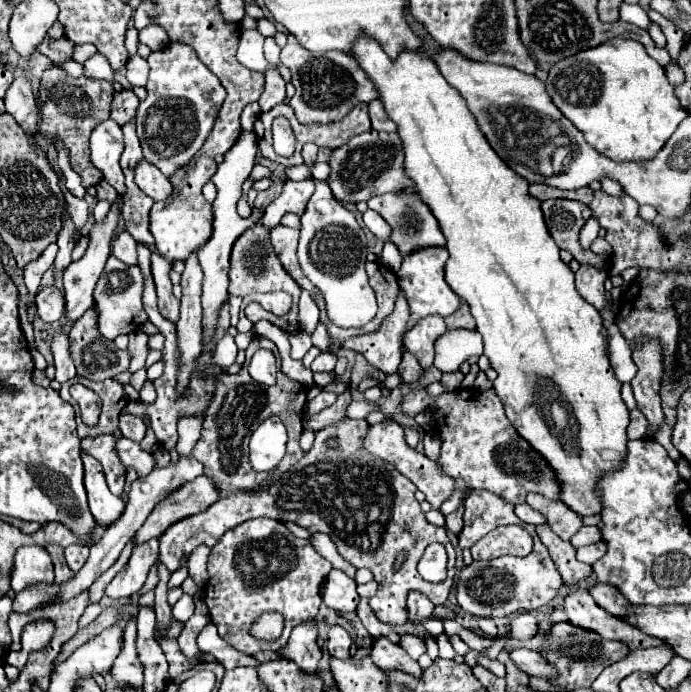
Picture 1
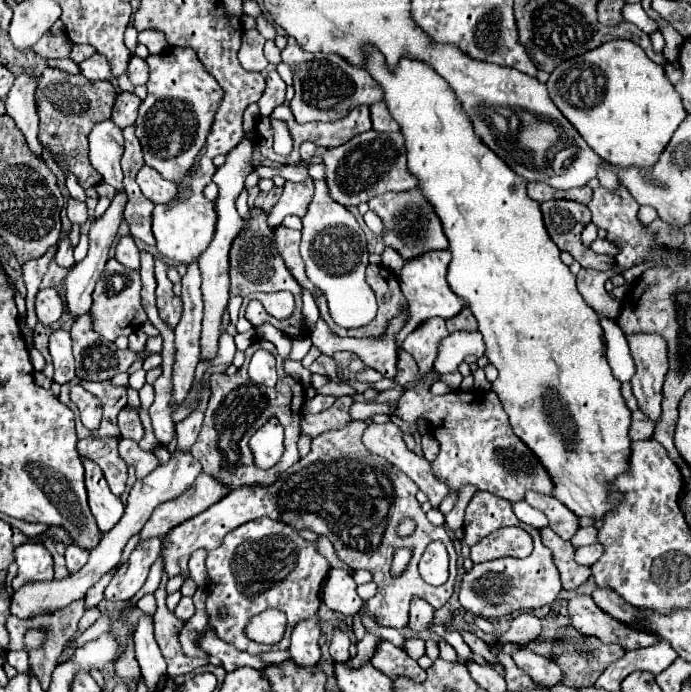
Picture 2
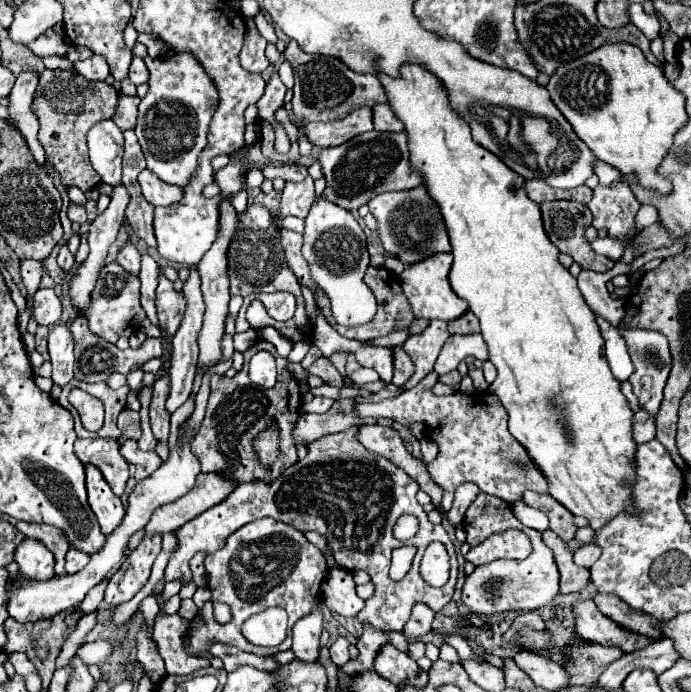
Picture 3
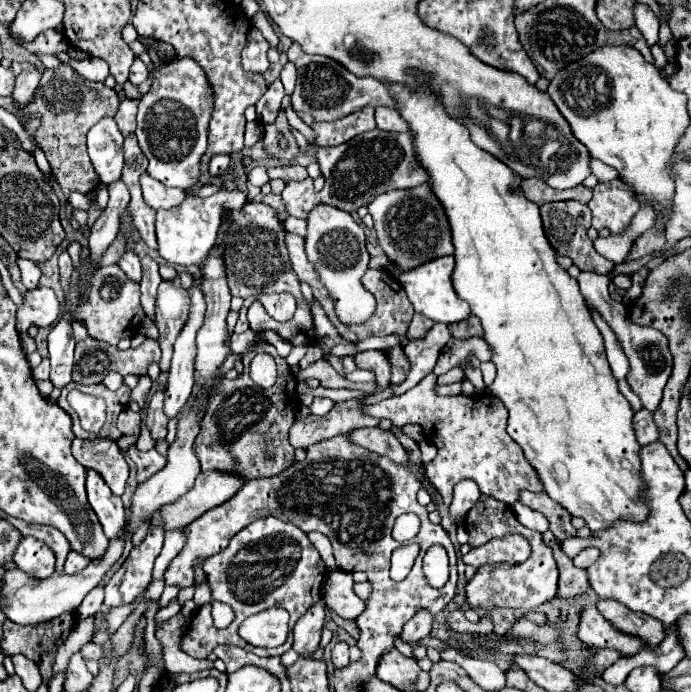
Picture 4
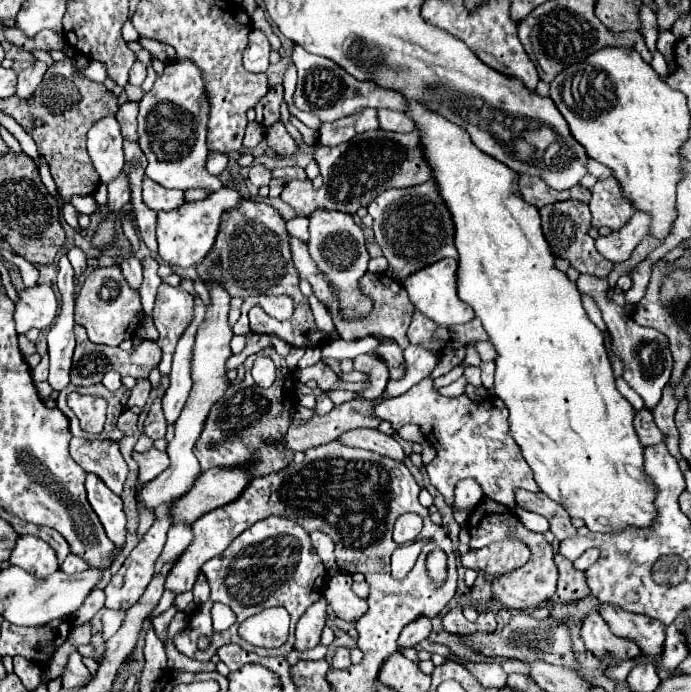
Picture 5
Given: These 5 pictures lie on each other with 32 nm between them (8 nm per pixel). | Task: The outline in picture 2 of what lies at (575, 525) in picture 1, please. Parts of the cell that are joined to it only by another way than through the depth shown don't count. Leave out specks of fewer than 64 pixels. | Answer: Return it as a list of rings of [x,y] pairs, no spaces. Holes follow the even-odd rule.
[[[526,492],[524,500],[532,506],[538,508],[540,512],[544,512],[550,520],[550,528],[562,538],[562,540],[570,540],[576,530],[578,530],[578,518],[564,506],[560,504],[556,498],[552,496],[542,496],[538,492]]]

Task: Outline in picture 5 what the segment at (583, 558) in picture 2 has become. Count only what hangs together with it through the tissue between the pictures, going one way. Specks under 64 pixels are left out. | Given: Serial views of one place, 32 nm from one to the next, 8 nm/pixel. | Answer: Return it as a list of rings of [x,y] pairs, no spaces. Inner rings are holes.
[[[590,548],[590,550],[586,550],[586,552],[574,562],[574,568],[586,572],[596,560],[598,560],[598,548]]]

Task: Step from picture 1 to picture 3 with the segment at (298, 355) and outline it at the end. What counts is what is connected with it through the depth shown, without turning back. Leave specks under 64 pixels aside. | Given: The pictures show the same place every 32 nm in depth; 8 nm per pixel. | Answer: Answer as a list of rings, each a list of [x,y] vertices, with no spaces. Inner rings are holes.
[[[298,342],[298,344],[294,344],[294,348],[292,348],[292,352],[288,354],[286,360],[288,362],[300,362],[306,356],[308,348],[310,348],[310,342]]]

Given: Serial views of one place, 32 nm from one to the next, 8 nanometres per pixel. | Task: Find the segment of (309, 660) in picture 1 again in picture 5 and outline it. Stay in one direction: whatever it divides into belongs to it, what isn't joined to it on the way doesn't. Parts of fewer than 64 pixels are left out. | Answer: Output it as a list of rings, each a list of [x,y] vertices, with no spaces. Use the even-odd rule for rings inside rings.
[[[320,596],[320,600],[316,600],[298,620],[296,624],[296,644],[294,648],[304,652],[304,650],[312,650],[318,642],[320,642],[320,634],[322,628],[326,624],[326,598]]]

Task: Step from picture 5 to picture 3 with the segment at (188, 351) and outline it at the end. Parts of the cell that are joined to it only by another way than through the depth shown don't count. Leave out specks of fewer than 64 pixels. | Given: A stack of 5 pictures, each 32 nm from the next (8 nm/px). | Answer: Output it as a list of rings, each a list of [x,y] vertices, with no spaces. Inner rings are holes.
[[[190,270],[190,278],[188,282],[184,284],[184,294],[186,294],[186,300],[188,300],[188,306],[186,306],[186,316],[180,324],[180,330],[176,332],[174,336],[174,342],[172,342],[172,364],[170,364],[170,394],[168,394],[168,400],[166,400],[166,410],[168,414],[174,414],[186,400],[188,396],[192,394],[192,382],[194,382],[194,376],[196,376],[196,360],[198,360],[198,332],[202,328],[202,316],[204,316],[204,300],[202,300],[202,292],[200,292],[200,276],[196,270]]]

